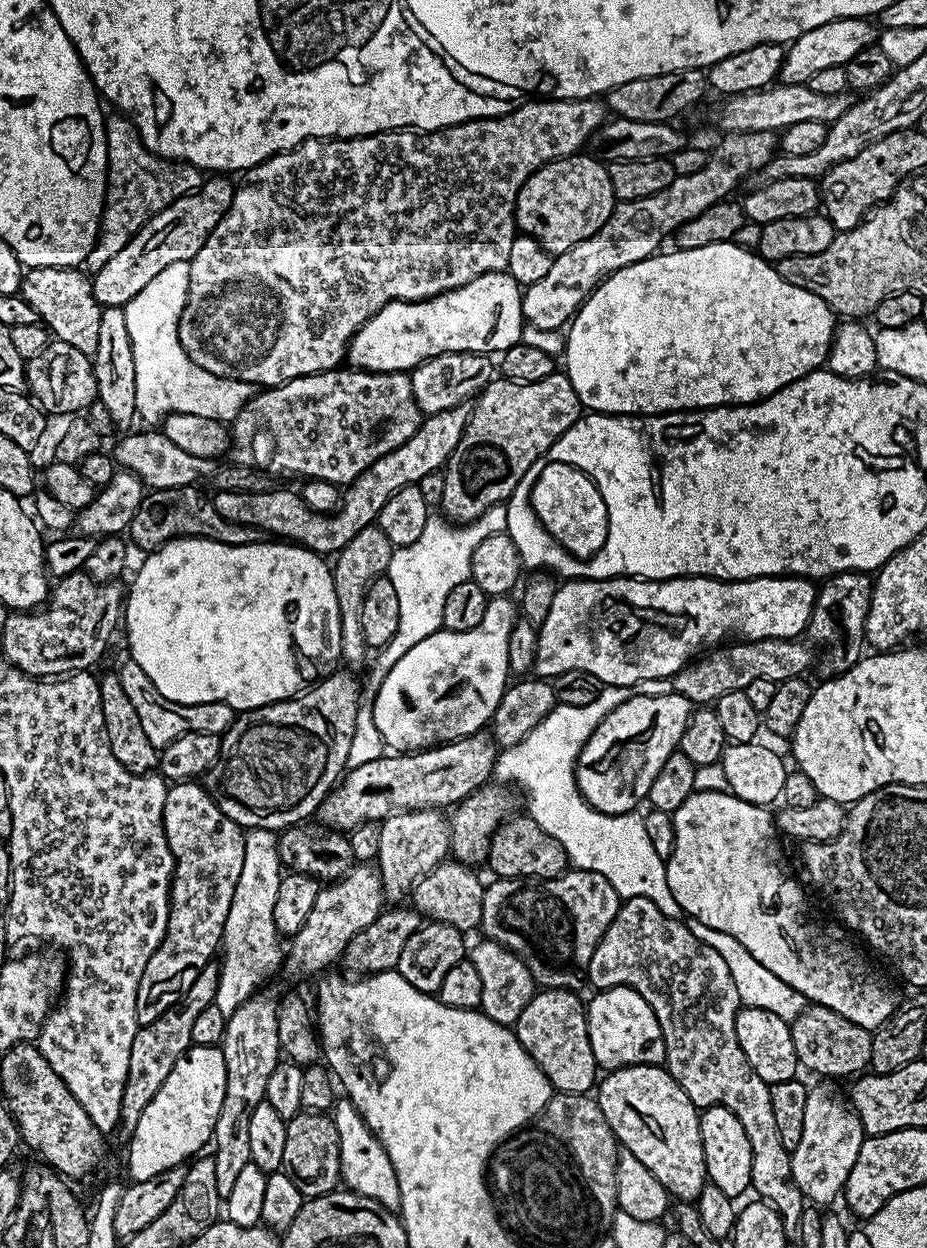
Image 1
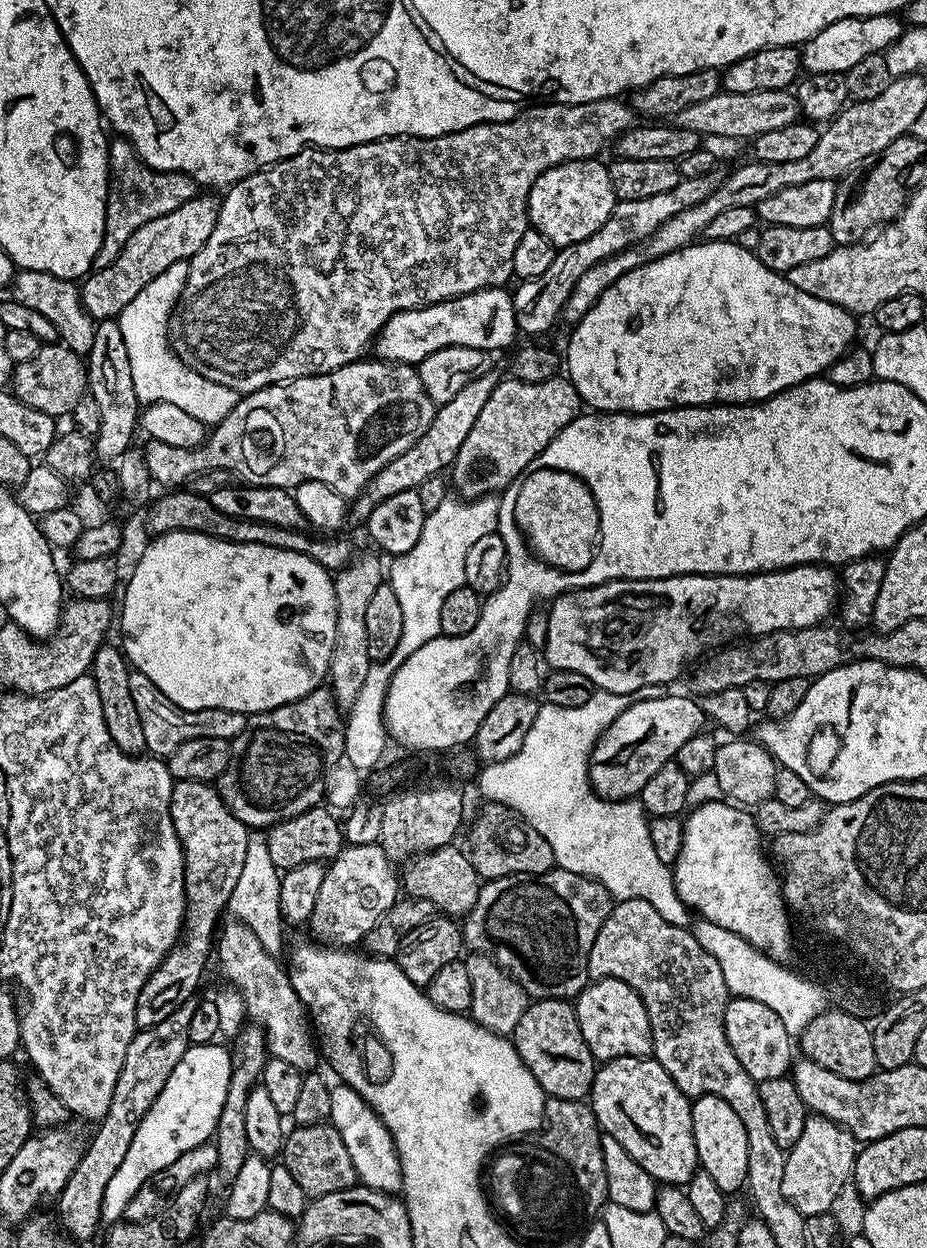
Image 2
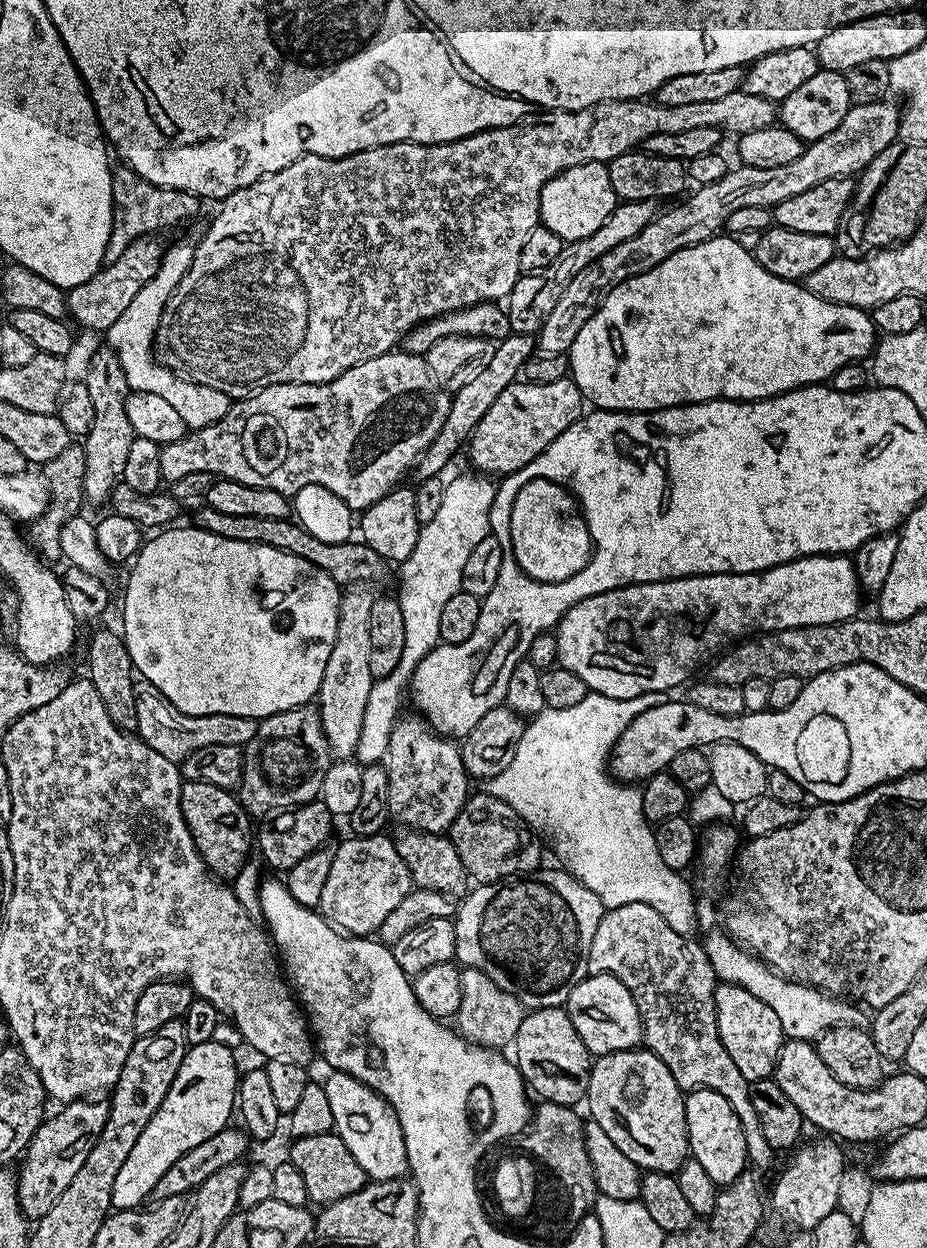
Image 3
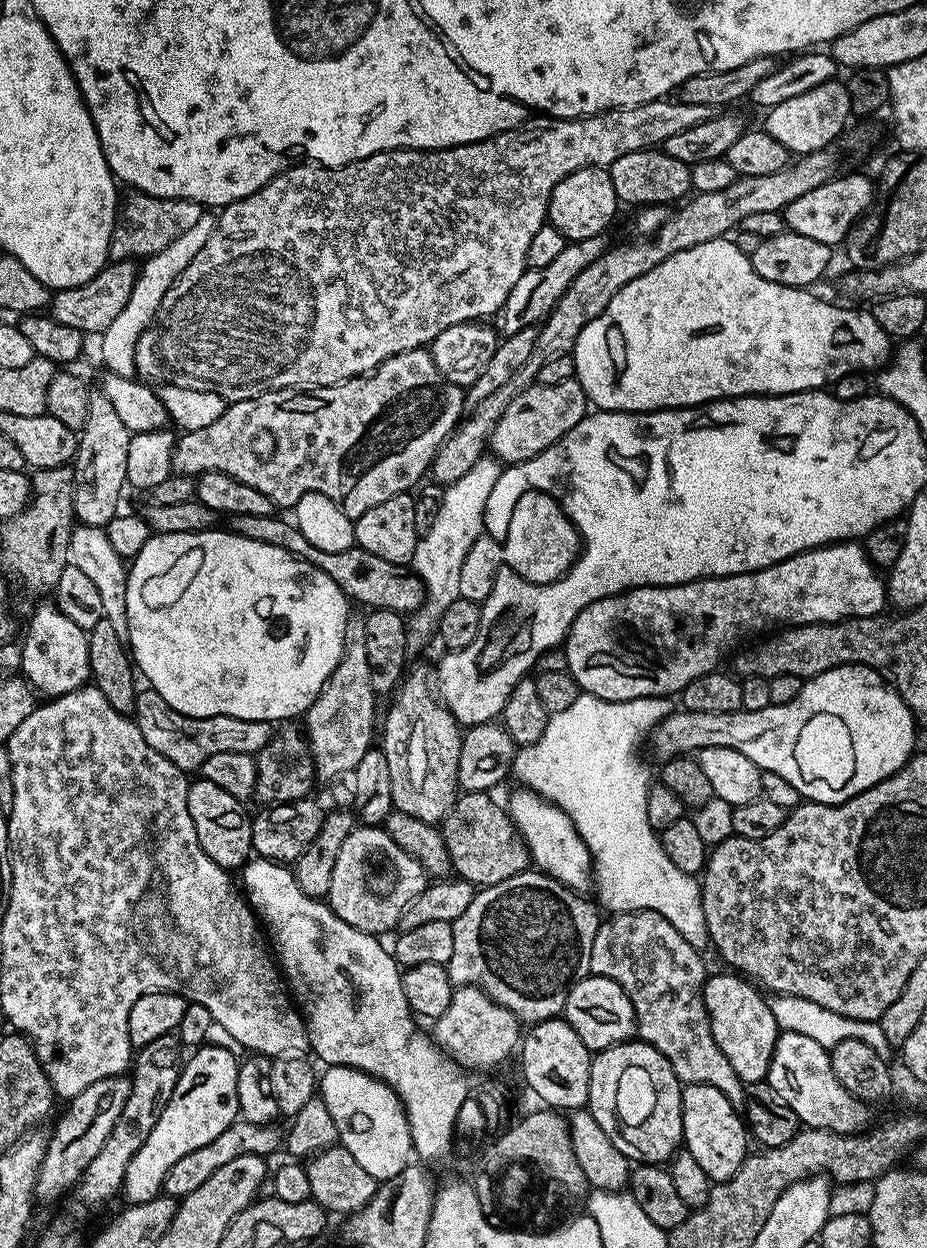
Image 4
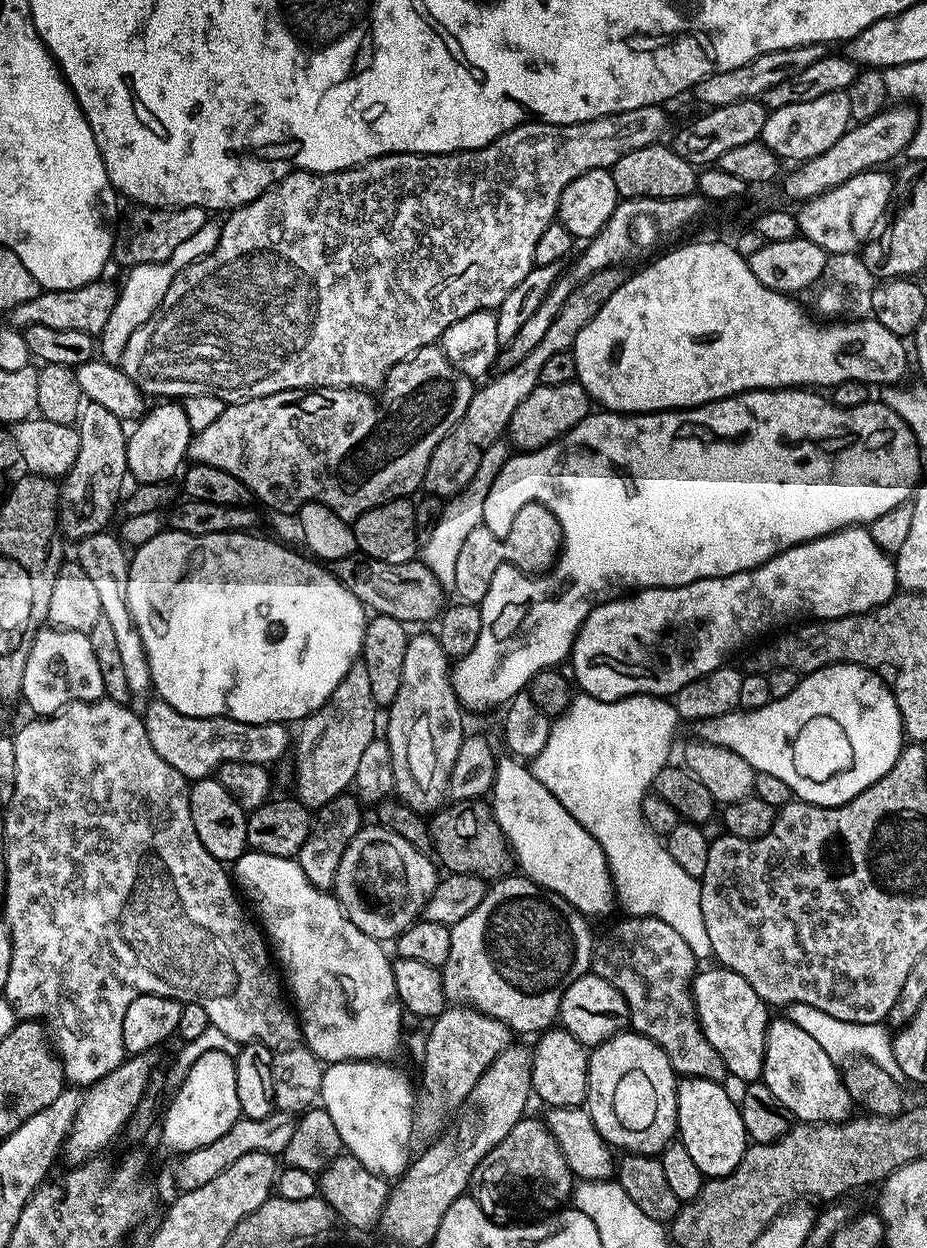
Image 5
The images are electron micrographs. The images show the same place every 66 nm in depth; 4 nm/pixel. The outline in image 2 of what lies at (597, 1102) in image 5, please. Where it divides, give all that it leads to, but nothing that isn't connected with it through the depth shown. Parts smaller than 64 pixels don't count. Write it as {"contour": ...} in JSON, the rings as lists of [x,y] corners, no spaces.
{"contour":[[[620,1056],[617,1060],[601,1063],[596,1070],[590,1093],[590,1107],[596,1115],[603,1135],[618,1138],[618,1143],[646,1174],[650,1174],[661,1185],[686,1186],[698,1170],[694,1130],[692,1129],[692,1106],[689,1097],[666,1074],[666,1070],[654,1058],[642,1056]]]}

